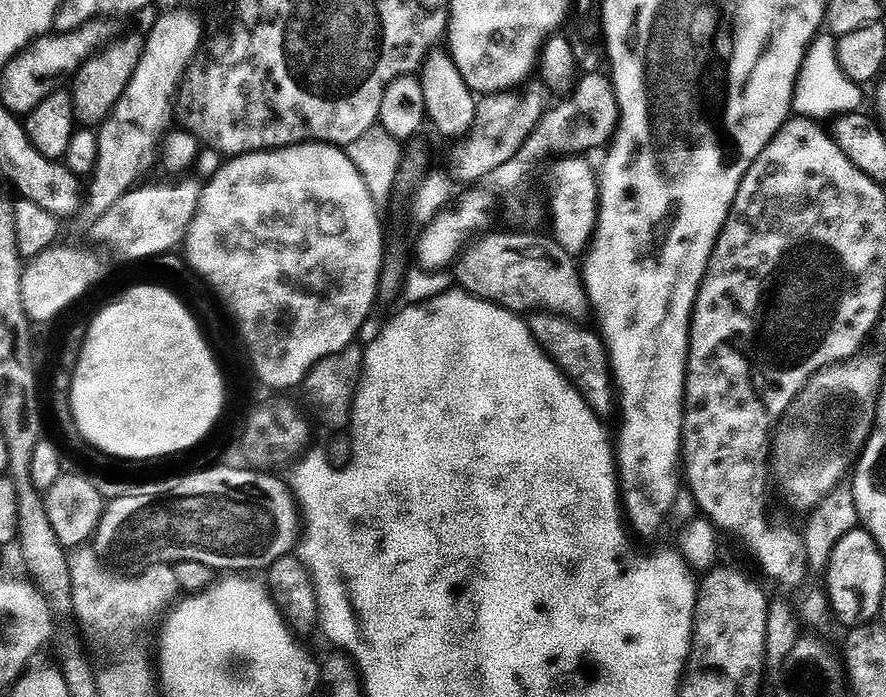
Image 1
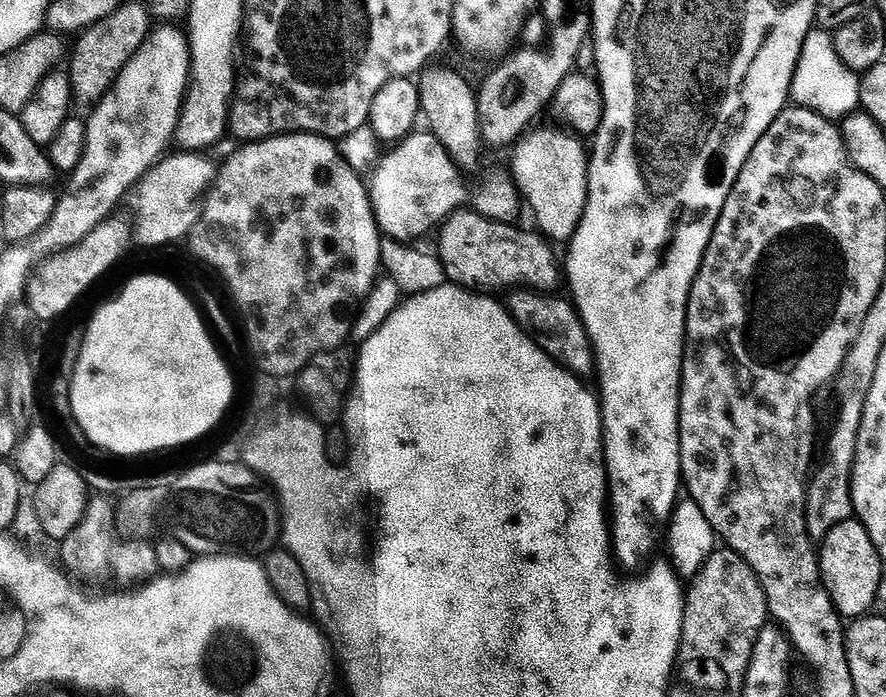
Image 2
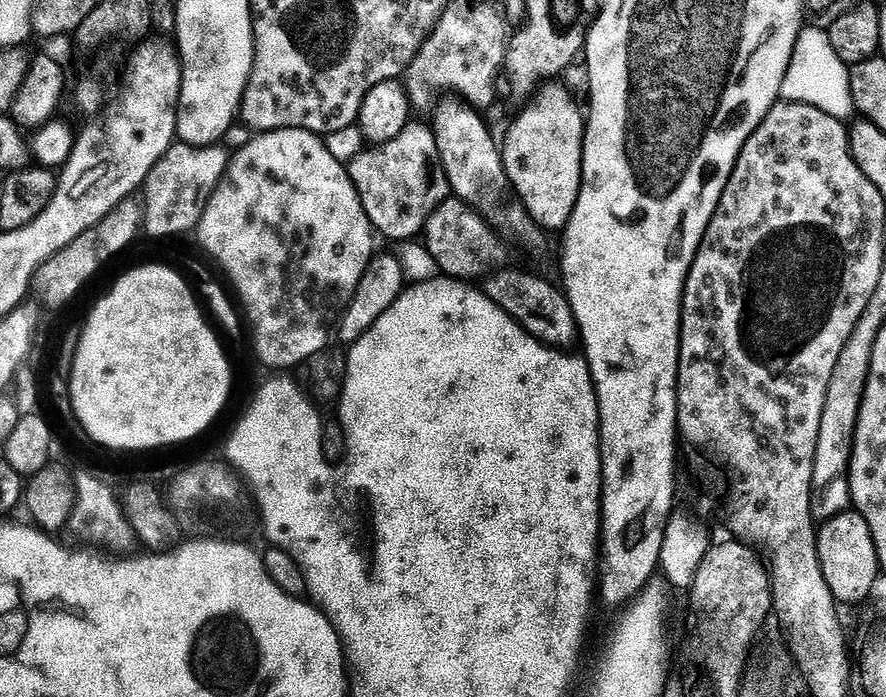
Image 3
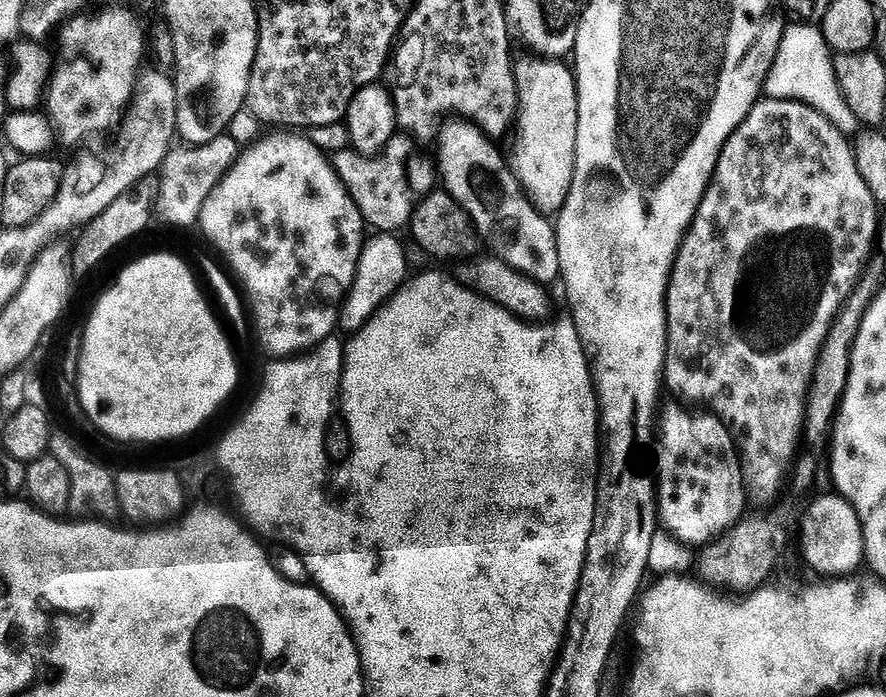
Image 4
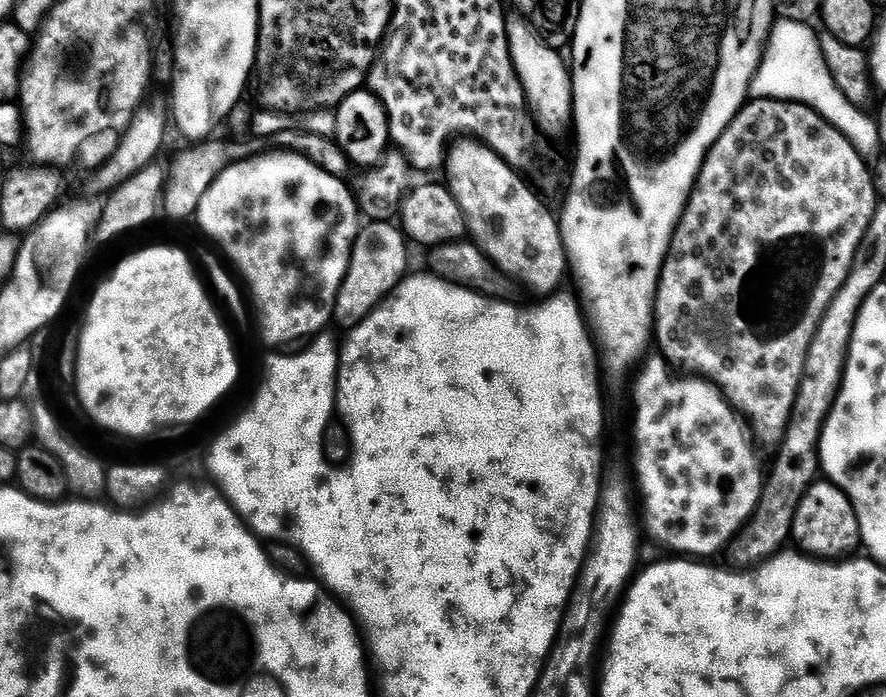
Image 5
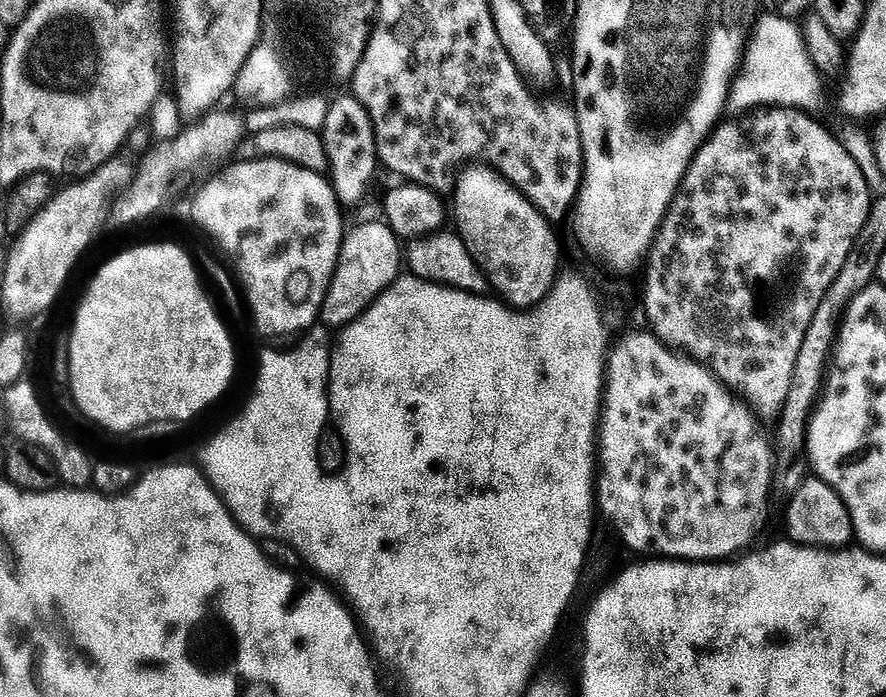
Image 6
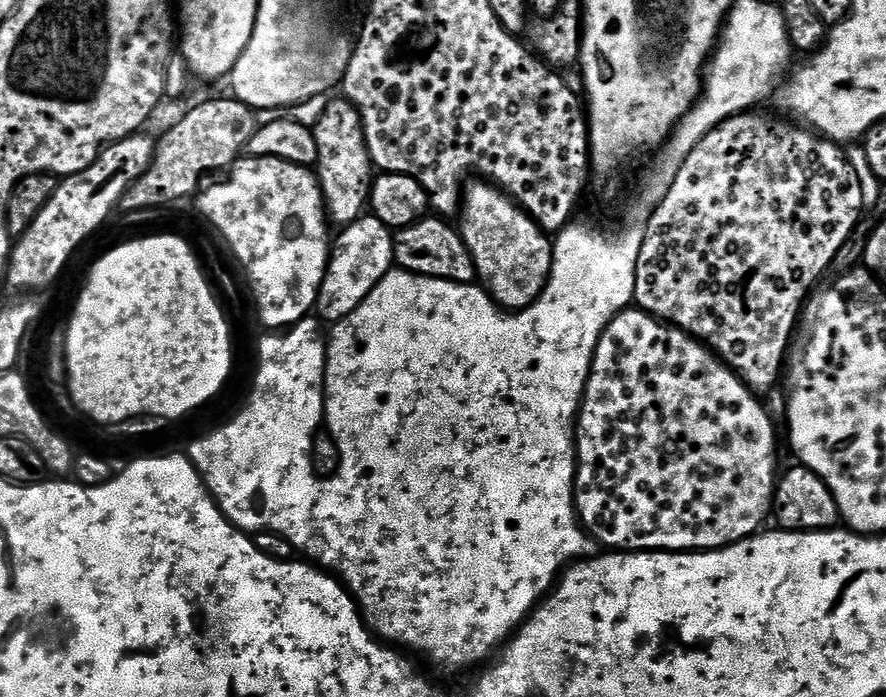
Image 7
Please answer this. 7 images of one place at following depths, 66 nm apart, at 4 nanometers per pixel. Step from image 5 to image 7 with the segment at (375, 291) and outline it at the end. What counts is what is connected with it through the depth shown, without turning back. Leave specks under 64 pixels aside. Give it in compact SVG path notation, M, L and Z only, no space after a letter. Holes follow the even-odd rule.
M371 214L359 217L350 225L345 225L341 230L341 234L335 237L327 272L323 276L322 286L319 287L318 298L316 299L315 315L325 323L333 324L339 320L344 320L353 310L364 301L374 286L391 271L395 259L394 238L391 231L385 227L382 221Z

